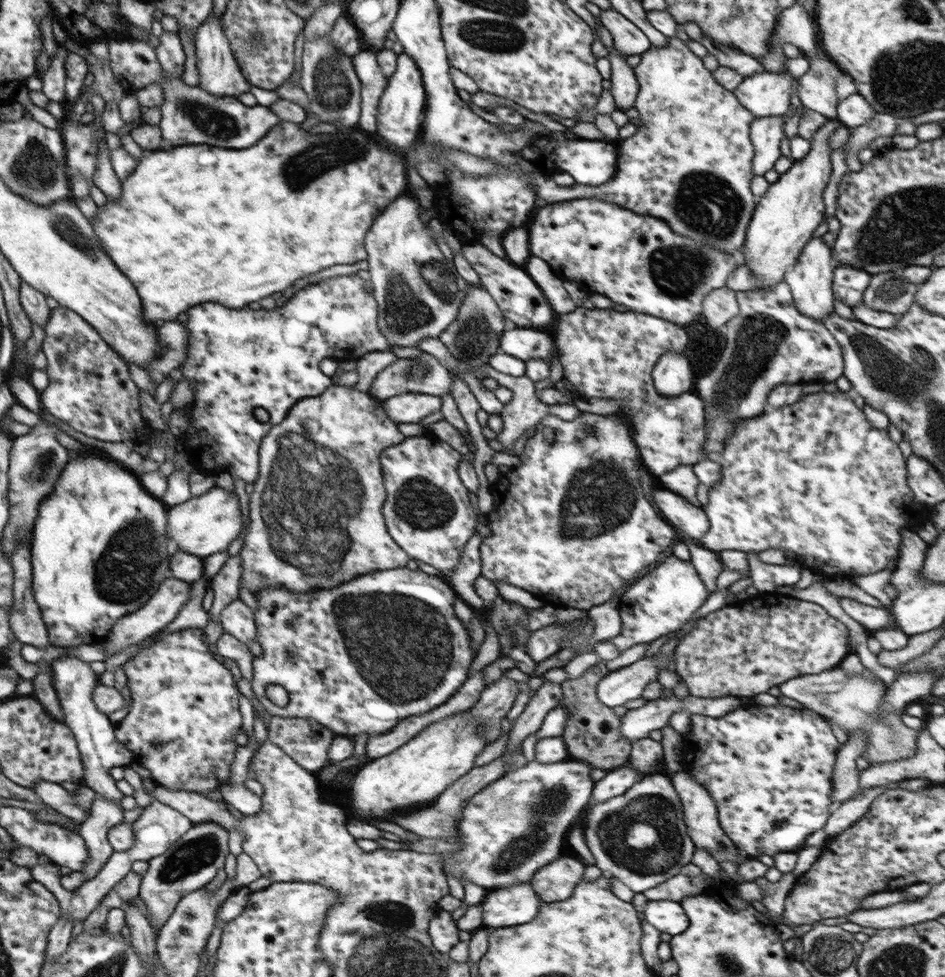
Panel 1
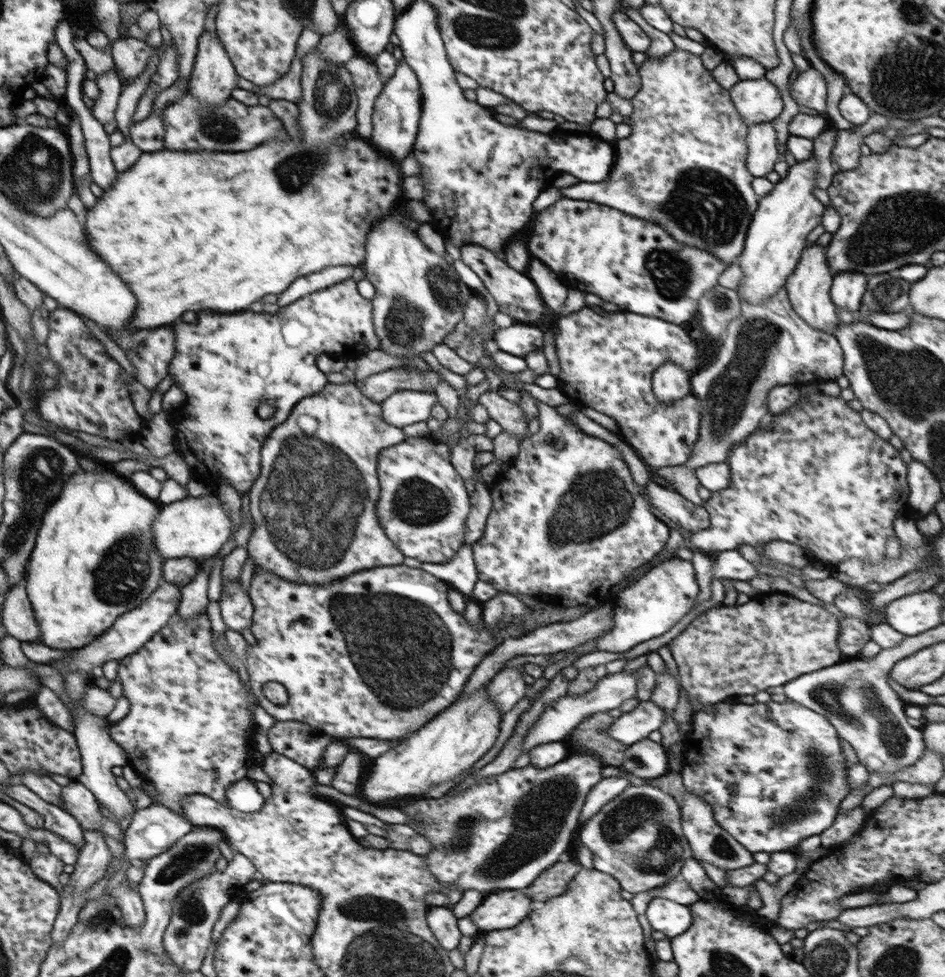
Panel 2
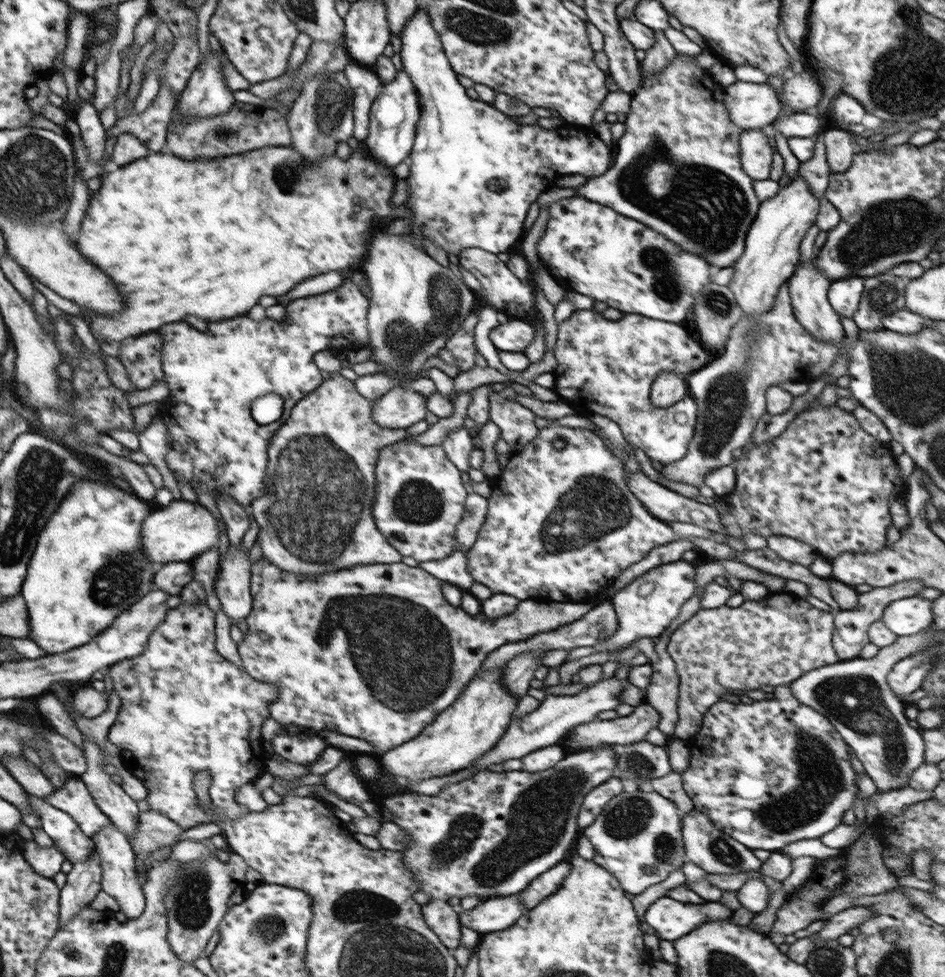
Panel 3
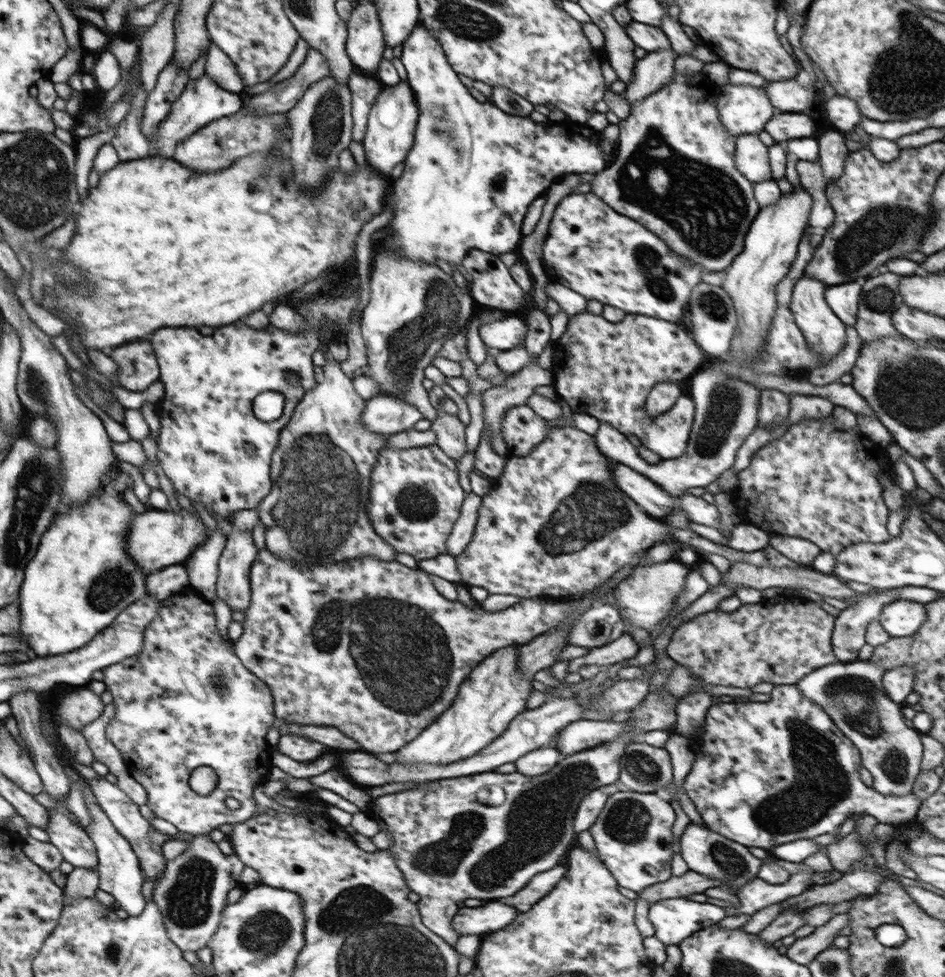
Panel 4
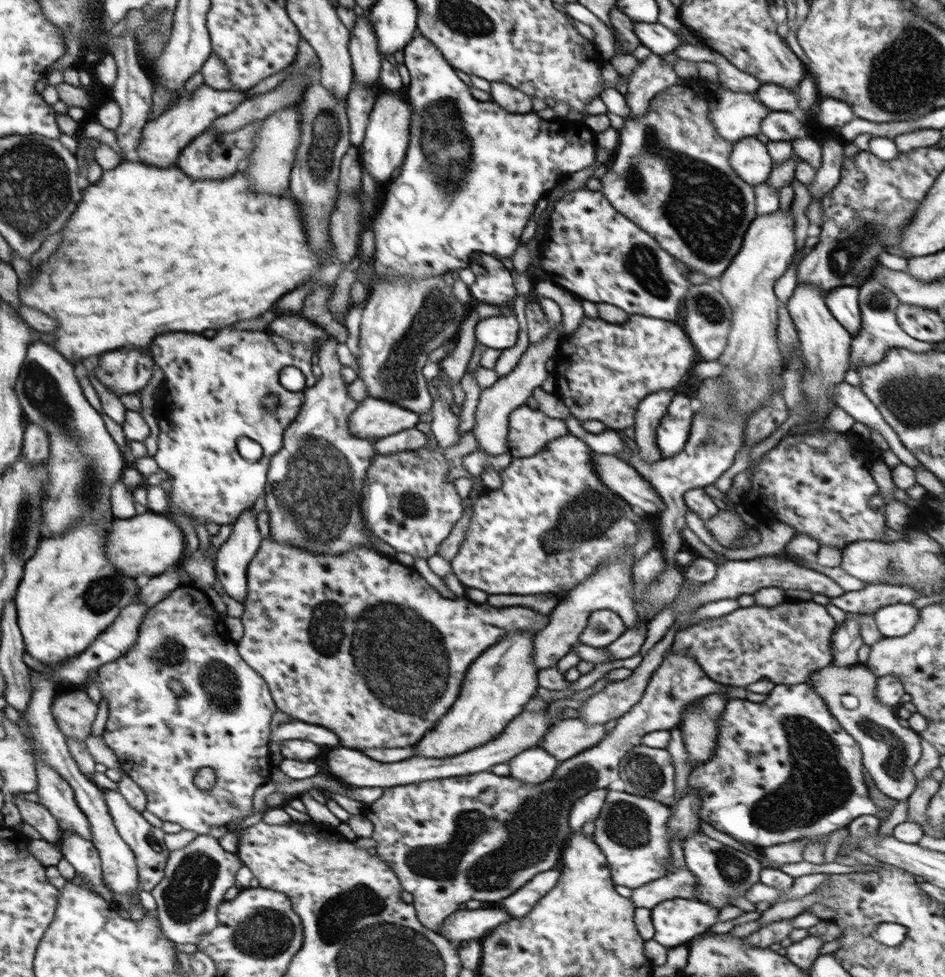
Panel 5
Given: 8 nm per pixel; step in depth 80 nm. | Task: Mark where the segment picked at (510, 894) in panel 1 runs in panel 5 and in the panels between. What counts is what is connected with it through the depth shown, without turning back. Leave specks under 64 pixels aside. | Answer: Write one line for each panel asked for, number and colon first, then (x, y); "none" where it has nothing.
2: (504, 909)
3: (496, 913)
4: (489, 917)
5: (469, 924)

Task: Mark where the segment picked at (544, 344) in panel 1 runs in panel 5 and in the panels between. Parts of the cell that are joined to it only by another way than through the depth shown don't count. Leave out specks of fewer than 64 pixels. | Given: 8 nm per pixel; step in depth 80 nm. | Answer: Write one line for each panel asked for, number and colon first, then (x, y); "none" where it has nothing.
2: (519, 339)
3: (515, 335)
4: (499, 335)
5: (500, 332)

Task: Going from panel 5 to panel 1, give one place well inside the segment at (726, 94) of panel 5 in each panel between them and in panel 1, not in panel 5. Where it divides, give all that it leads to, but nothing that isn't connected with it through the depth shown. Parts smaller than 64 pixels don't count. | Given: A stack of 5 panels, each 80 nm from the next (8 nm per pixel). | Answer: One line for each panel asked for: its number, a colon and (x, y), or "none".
1: (768, 94)
2: (758, 101)
3: (750, 106)
4: (743, 110)

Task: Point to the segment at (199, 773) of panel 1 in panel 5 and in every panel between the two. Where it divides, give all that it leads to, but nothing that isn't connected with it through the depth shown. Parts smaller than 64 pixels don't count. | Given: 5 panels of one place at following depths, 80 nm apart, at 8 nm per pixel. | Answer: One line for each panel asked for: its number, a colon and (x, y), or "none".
2: (190, 729)
3: (184, 708)
4: (187, 700)
5: (162, 740)

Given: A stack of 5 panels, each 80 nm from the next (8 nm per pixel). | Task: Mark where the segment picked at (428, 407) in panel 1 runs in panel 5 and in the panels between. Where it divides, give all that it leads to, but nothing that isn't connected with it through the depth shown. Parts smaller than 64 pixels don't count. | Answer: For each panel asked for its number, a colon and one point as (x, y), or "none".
2: (404, 407)
3: (400, 407)
4: (384, 414)
5: (373, 418)

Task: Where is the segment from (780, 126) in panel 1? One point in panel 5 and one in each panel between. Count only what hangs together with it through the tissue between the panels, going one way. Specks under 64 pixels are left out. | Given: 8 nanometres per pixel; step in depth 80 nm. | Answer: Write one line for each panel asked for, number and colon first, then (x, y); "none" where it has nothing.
2: (762, 142)
3: (756, 155)
4: (752, 156)
5: (750, 160)

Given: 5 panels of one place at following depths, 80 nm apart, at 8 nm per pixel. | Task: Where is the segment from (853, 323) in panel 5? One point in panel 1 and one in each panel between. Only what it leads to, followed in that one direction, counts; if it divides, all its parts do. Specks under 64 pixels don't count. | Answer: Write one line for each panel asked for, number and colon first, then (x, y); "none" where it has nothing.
1: (849, 283)
2: (848, 288)
3: (844, 295)
4: (843, 299)

